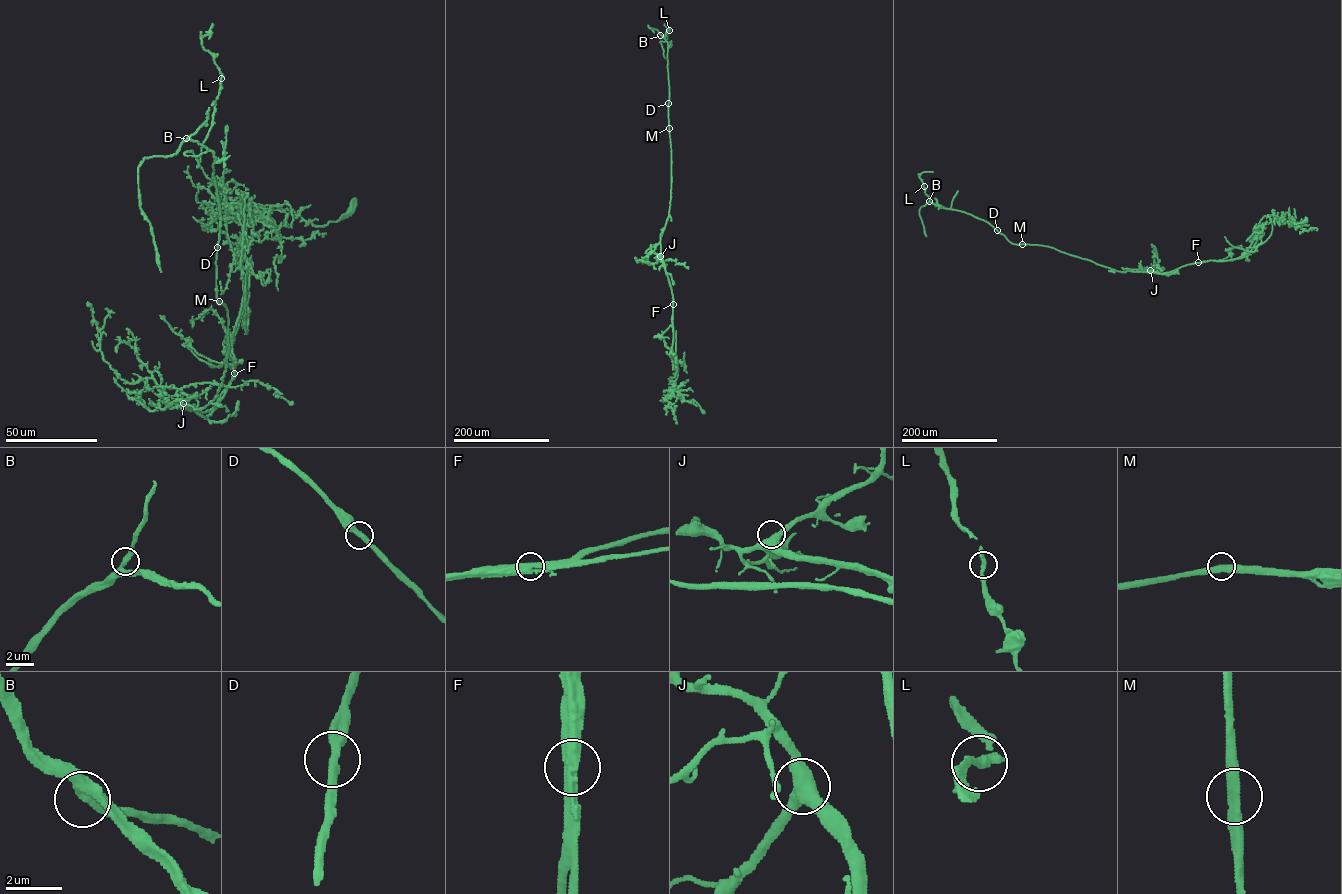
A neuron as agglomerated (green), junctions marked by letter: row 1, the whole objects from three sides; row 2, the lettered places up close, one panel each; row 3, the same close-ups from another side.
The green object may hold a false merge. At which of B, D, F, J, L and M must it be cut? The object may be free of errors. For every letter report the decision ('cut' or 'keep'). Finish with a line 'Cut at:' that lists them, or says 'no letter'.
B: keep
D: keep
F: cut
J: keep
L: keep
M: keep
Cut at: F

